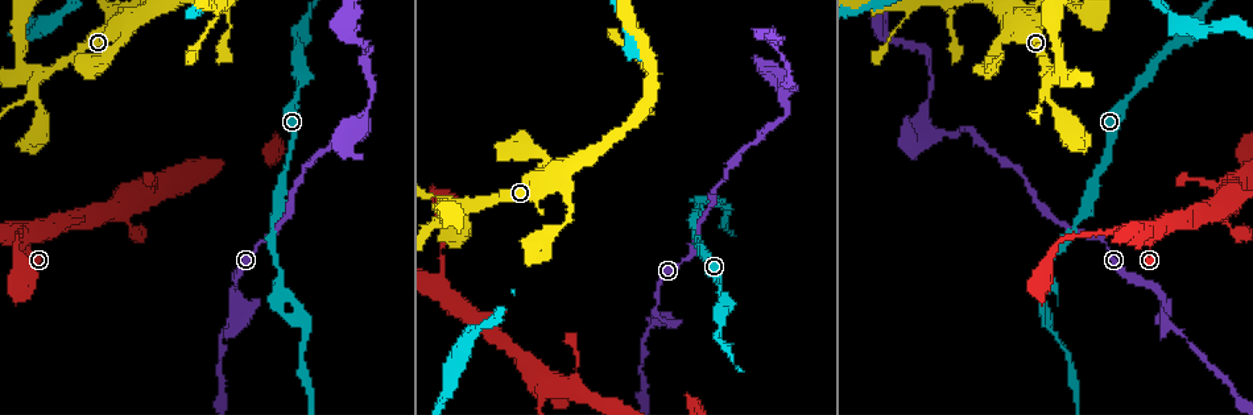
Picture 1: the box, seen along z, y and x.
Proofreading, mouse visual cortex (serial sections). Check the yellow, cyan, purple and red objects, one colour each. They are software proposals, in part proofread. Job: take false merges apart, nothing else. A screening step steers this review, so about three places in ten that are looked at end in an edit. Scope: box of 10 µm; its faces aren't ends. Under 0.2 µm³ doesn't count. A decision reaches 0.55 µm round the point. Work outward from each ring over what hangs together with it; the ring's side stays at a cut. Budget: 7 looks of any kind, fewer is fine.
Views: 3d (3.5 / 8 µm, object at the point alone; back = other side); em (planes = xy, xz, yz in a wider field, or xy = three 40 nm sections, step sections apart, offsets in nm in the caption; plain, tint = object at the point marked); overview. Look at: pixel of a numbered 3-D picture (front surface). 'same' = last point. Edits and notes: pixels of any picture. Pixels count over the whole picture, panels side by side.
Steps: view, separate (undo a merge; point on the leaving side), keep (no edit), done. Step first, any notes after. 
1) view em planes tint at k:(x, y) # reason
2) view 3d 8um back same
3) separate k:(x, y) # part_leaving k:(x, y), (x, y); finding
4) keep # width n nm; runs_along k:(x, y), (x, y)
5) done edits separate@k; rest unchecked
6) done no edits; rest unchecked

view 3d 3.5um at 1:(929, 123) # sharp bend

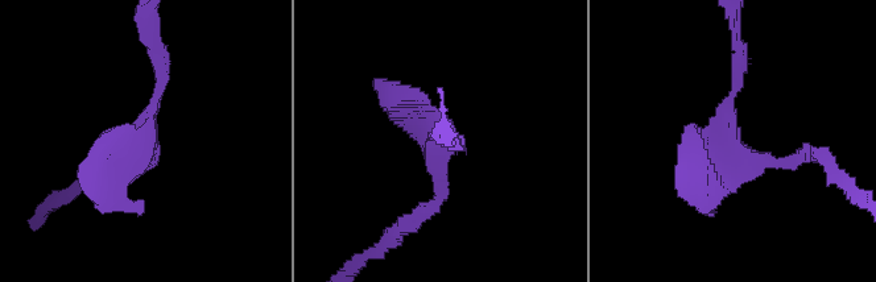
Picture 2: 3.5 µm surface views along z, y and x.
view em planes tint at 2:(148, 142) # need the tissue

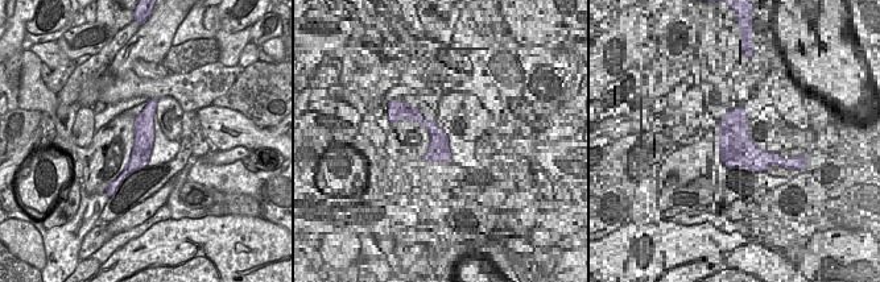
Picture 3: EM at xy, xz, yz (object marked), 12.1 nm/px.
keep # runs_along 3:(153, 103), (140, 157), (129, 168); continuous, no second cell

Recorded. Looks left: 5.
view 3d 3.5um at 1:(718, 200) # a narrow waist

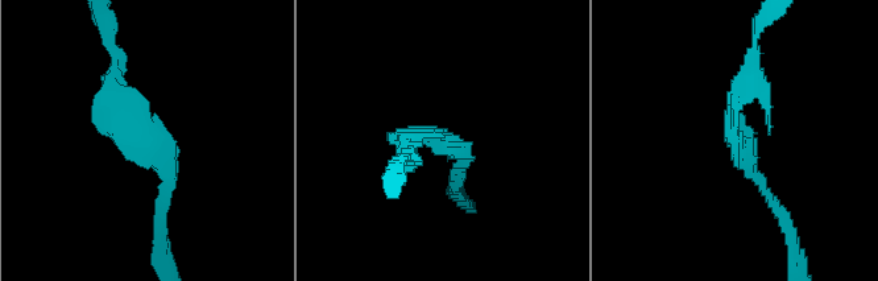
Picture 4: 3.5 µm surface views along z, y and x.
view em xy step 1 tint at 4:(143, 119) # now the EM

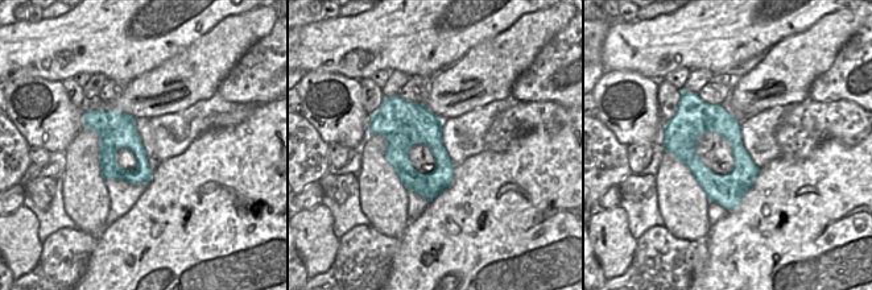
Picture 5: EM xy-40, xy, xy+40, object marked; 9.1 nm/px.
keep # runs_along 5:(674, 139), (687, 157), (734, 203); one cell here

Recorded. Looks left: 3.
view 3d 3.5um at 1:(464, 208)

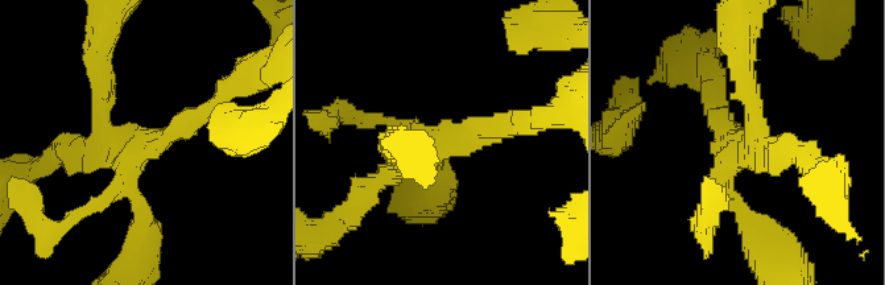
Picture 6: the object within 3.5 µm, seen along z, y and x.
view em planes tint at 6:(132, 148) # shape alone is not enough

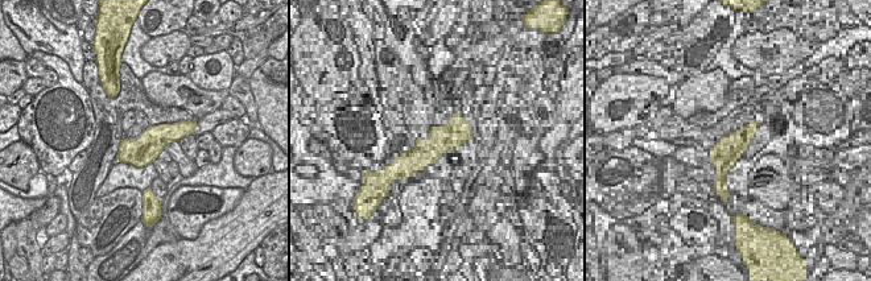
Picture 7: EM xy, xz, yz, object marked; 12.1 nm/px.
keep # runs_along 6:(503, 128), (405, 165), (397, 155); continuous, no second cell

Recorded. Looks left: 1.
done no edits; rest unchecked

